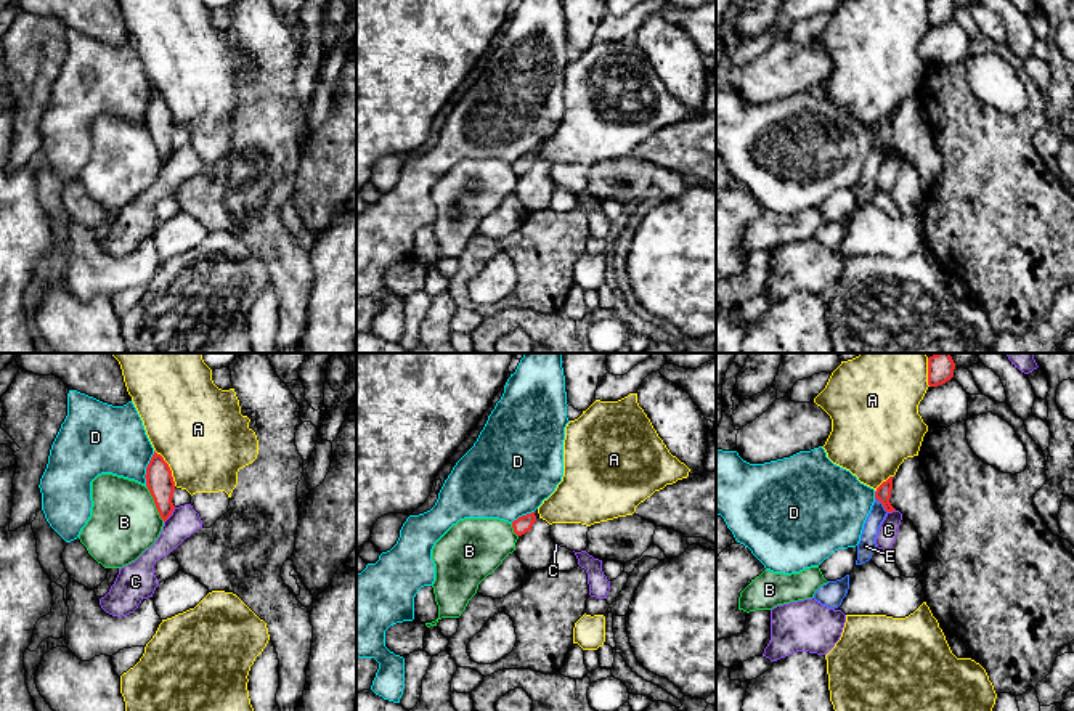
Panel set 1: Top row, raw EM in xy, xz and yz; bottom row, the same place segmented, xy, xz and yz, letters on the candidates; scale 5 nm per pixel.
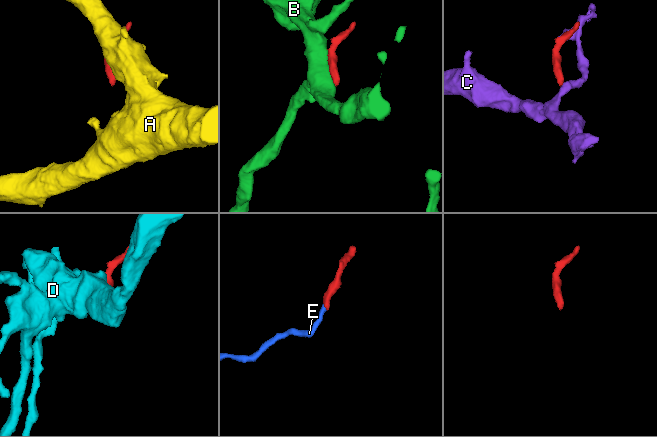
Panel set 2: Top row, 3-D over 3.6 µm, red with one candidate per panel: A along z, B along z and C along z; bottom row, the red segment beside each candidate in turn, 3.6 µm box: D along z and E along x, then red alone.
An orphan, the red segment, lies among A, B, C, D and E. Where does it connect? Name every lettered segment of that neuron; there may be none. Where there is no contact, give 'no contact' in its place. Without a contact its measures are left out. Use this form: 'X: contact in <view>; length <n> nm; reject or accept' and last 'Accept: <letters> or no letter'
A: contact in xy; length 220 nm; reject
B: contact in xy; length 200 nm; reject
C: contact in xy; length 100 nm; reject
D: contact in xy; length 180 nm; reject
E: contact in yz; length 100 nm; accept
Accept: E

